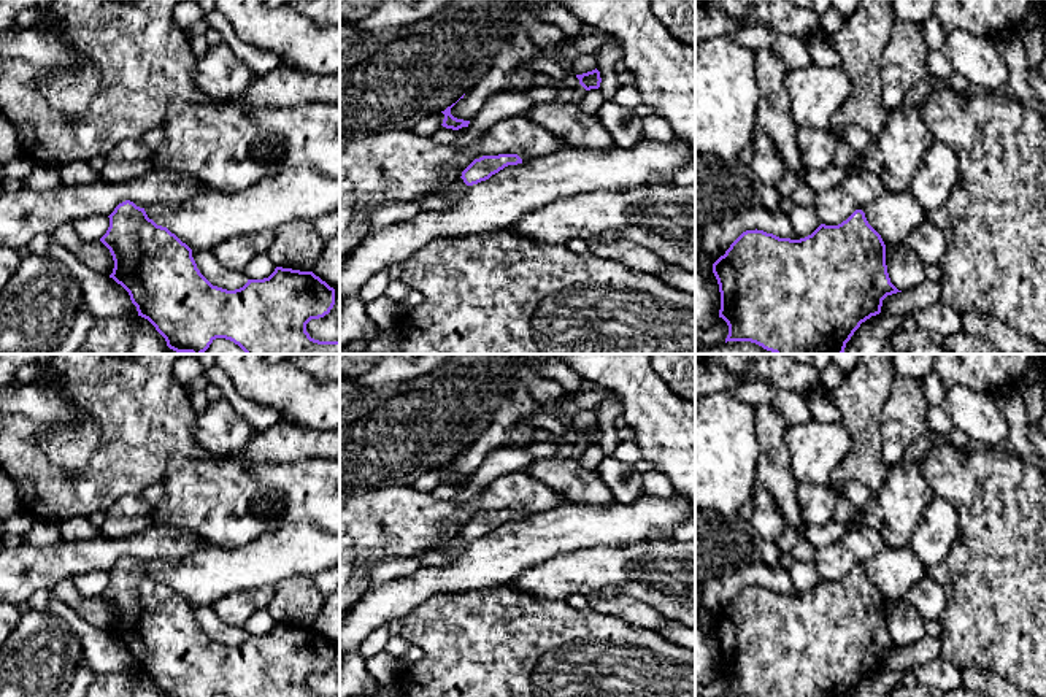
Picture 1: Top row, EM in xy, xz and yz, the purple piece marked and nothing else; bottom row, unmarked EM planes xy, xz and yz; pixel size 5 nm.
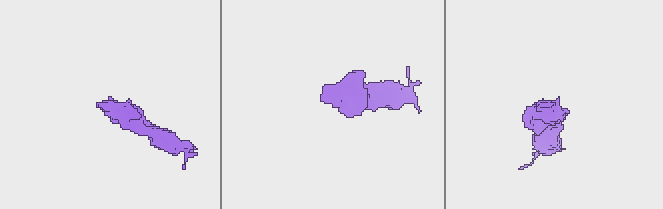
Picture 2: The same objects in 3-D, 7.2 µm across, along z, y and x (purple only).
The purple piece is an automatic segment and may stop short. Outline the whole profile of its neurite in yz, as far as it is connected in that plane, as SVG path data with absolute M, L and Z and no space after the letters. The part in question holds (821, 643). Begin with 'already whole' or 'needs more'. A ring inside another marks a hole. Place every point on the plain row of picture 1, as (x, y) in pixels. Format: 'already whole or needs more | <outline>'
already whole | M862 565L838 581L821 580L800 595L746 586L713 619L713 629L721 648L719 673L729 681L725 697L849 697L862 678L881 668L887 651L902 648L890 638L886 600Z

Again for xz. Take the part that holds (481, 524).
needs more | M517 510L483 511L475 514L463 527L462 532L446 541L441 549L430 549L422 554L422 565L443 567L457 559L467 545L473 540L489 535L508 521L522 519Z

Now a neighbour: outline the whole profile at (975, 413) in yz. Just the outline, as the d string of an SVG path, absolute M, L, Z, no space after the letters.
M952 386L946 391L941 408L949 414L954 429L968 435L971 446L1009 446L1008 422L992 394Z

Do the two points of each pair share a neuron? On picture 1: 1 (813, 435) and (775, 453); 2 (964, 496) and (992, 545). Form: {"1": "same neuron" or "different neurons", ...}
{"1": "different neurons", "2": "same neuron"}

